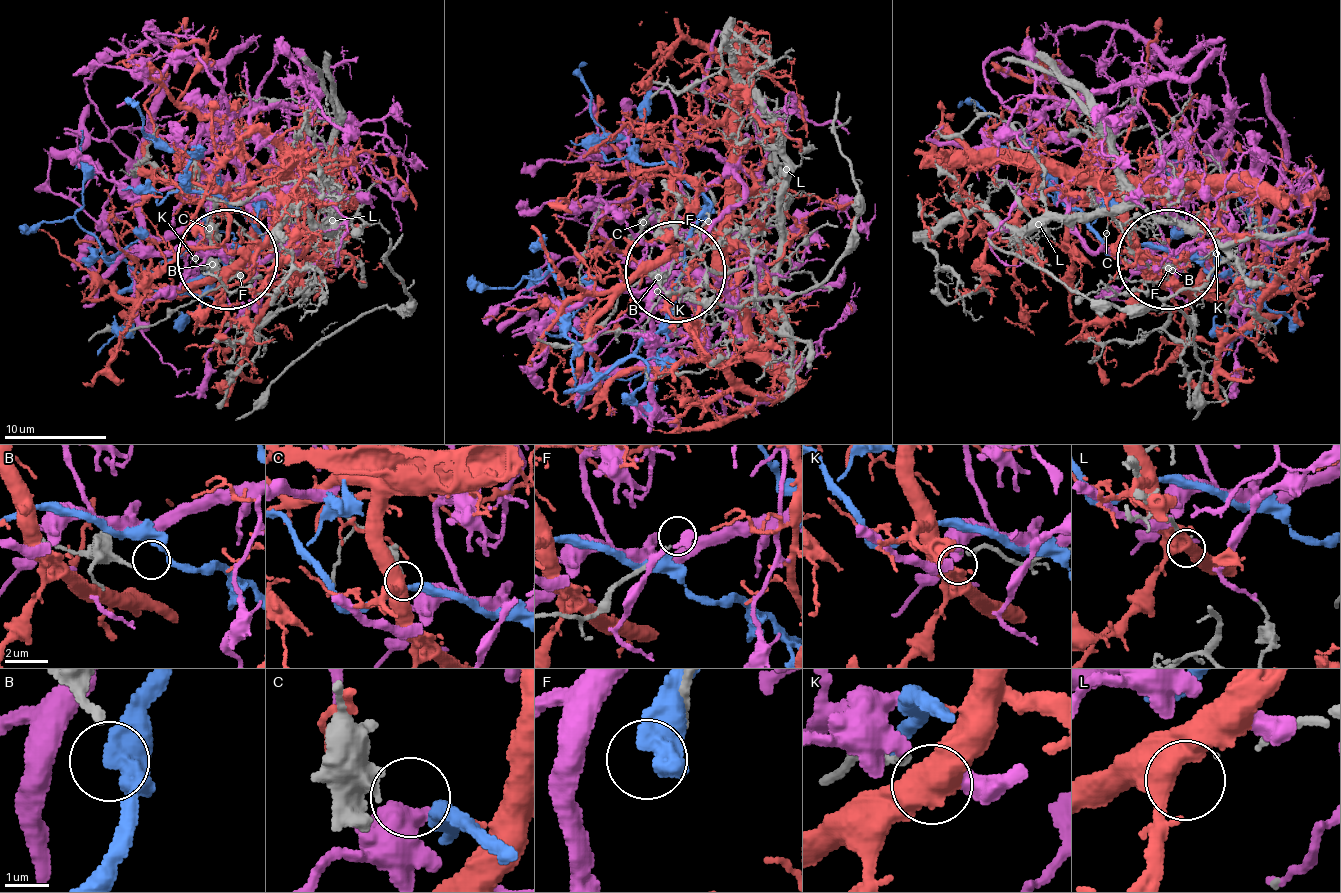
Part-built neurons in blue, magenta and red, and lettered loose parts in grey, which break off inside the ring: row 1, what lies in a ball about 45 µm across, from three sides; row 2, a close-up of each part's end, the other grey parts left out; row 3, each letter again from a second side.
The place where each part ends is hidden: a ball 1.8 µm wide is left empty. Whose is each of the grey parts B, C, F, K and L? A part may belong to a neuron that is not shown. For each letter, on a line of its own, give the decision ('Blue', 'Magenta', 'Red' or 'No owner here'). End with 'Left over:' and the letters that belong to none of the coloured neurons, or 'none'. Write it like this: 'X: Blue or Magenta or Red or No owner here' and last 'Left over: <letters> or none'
B: No owner here
C: Blue
F: No owner here
K: Red
L: No owner here
Left over: B, F, L

